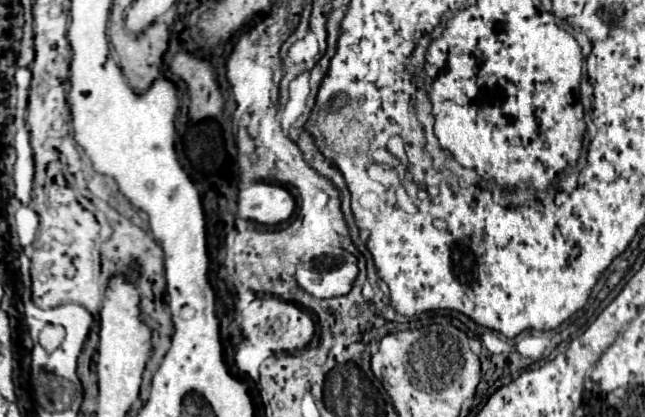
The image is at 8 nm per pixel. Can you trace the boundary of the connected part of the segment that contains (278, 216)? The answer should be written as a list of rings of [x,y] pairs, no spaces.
[[[258,183],[238,193],[238,215],[264,225],[286,221],[294,211],[294,197],[280,185]]]

